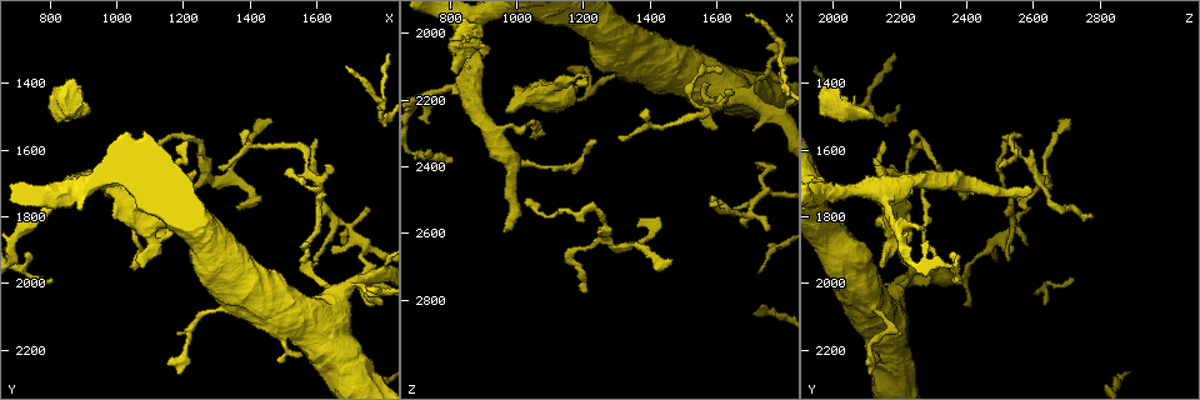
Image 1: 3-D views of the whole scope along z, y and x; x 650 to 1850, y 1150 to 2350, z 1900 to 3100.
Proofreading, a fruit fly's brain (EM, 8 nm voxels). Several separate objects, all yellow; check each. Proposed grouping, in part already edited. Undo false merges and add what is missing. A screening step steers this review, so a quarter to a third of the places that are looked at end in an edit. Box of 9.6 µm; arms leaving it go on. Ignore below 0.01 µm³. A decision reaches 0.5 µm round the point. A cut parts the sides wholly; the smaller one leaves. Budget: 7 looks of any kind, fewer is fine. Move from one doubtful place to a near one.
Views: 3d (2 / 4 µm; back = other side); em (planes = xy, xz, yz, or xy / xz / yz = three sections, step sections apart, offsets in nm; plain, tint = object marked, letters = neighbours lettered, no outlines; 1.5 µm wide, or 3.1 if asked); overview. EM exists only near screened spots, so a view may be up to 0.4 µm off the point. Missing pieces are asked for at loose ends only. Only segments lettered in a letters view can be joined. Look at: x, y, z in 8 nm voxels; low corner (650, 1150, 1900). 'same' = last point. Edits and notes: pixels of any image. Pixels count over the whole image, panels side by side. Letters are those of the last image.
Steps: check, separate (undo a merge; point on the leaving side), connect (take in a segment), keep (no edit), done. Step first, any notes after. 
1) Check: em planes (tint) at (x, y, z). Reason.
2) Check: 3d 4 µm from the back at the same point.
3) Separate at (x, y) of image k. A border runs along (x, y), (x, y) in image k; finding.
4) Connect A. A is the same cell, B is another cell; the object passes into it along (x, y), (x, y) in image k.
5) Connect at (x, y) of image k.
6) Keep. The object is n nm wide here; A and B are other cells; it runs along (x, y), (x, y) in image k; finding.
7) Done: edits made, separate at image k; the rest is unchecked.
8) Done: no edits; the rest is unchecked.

Check: 3d 4 µm at (960, 1720, 2590). Free end.

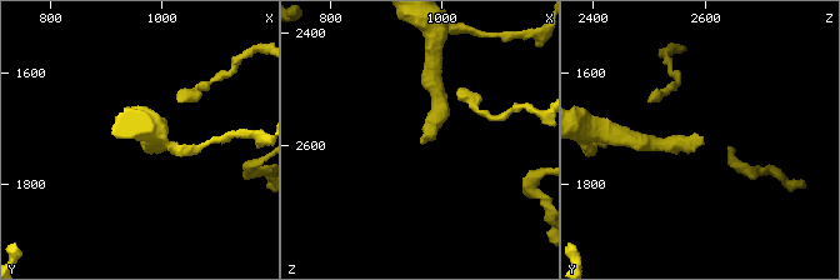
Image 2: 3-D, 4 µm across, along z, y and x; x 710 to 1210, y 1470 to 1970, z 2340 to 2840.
Check: em planes (letters) at (960, 1725, 2590).

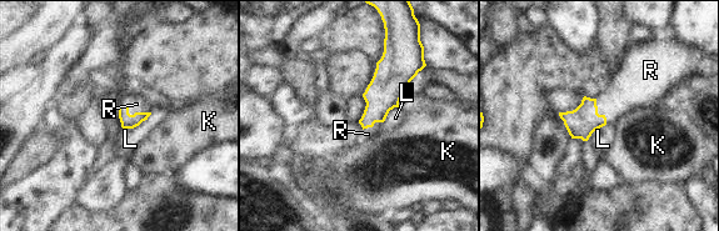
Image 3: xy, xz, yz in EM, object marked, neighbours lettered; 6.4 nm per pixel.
Connect R. R is the same cell, K and L are other cells; the object passes into it along (128, 121), (134, 114), (136, 104) in image 3; the neuron continues.

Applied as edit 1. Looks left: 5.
Check: em xy step 4 (letters) at (1620, 2100, 2170). Abrupt turn.

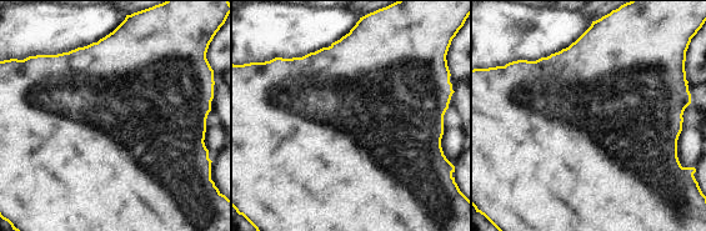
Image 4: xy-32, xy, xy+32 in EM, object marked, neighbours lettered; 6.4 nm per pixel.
Check: em planes (letters) at the same point. Another direction.

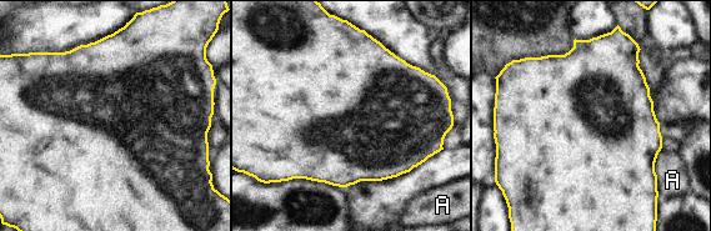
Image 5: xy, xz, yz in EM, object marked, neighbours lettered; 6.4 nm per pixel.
Keep. A is another cell; a border runs along (661, 147), (655, 162), (656, 176) in image 5; continuous, no second neuron.

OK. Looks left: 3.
Check: em planes (plain) at (1380, 1580, 2230). Free end.

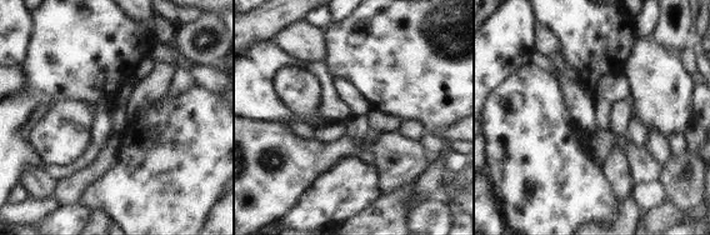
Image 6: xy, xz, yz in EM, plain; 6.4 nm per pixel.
Check: em planes (letters) at the same point. See the neighbours.

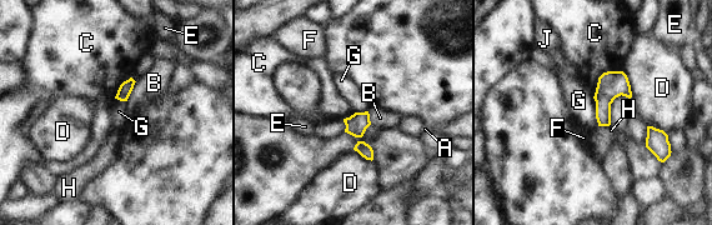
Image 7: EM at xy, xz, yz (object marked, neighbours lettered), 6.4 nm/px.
Keep. A, B, C, D, E, F, G, H and J are other cells; a border runs along (592, 96), (598, 125) in image 7; none of them fits.

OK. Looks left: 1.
Done: edits made, connect at image 3; the rest is unchecked.

